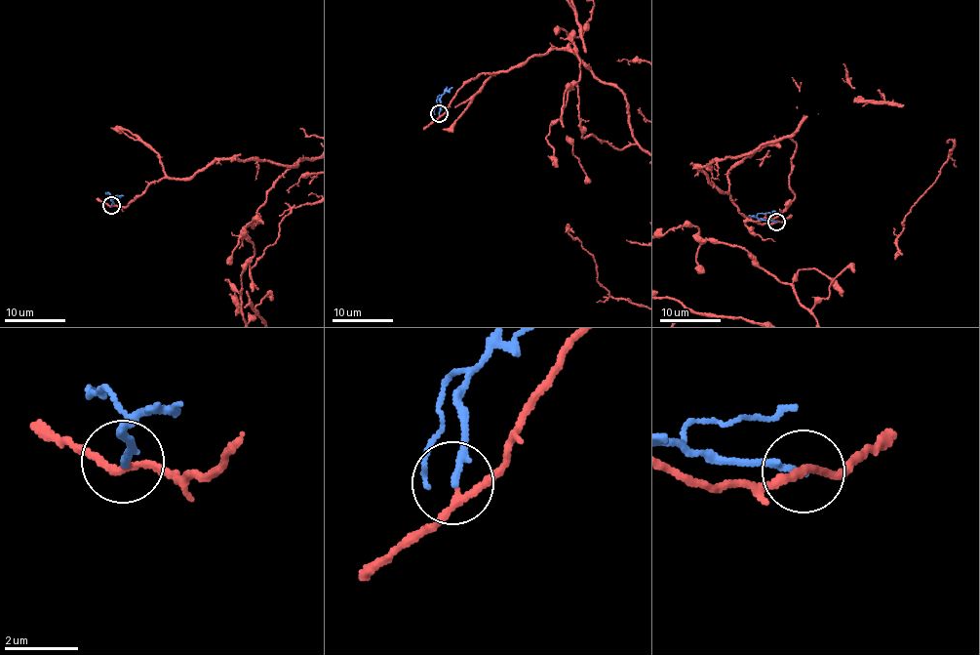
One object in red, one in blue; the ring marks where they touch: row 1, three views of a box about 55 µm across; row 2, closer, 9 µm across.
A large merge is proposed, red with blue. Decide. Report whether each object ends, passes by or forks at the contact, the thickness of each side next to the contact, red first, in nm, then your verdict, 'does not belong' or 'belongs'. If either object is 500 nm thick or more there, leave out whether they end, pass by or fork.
red passes by; blue ends; calibres 160 and 180 nm; does not belong

